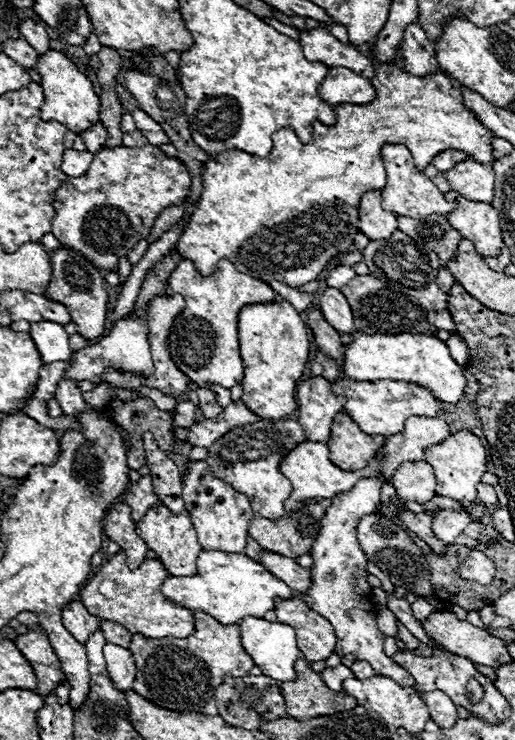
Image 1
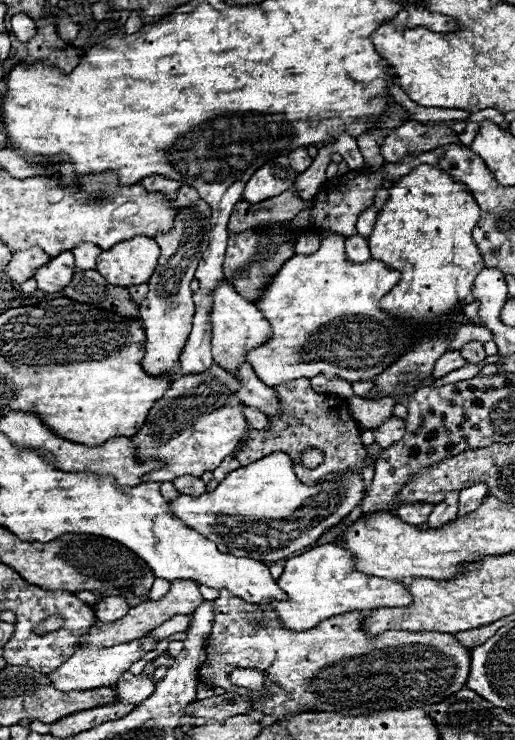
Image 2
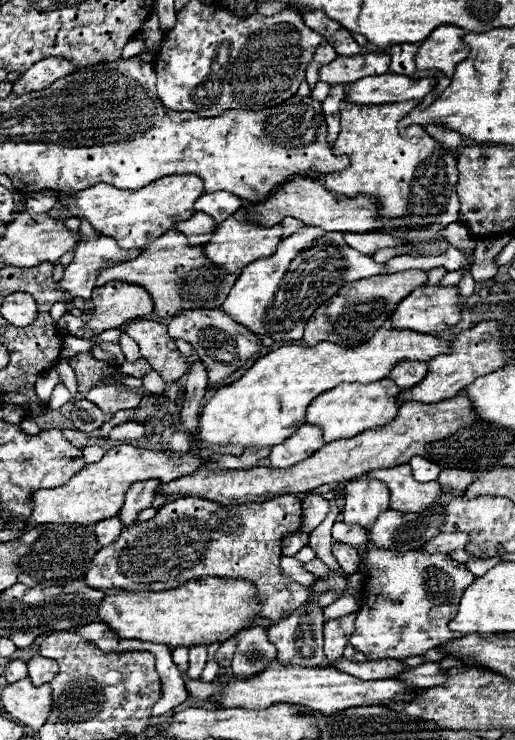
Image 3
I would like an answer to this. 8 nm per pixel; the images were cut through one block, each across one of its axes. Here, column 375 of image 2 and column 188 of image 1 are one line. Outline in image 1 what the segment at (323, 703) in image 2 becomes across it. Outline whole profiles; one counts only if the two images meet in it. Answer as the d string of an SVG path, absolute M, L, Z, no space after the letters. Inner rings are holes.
M202 610L194 612L194 632L188 638L152 640L134 634L128 646L136 660L136 680L132 690L166 710L200 712L226 678L242 678L252 670L254 660L244 652L238 638L238 626L222 626Z

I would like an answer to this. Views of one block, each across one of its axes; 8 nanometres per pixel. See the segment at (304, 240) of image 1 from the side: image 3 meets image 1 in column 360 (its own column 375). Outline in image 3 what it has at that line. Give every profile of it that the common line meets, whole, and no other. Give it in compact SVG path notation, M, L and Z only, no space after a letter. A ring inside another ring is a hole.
M410 100L384 105L342 102L342 130L334 142L334 152L338 156L348 154L352 164L346 170L324 176L324 186L334 194L370 194L382 200L382 216L392 216L392 220L396 220L396 228L384 228L384 234L404 238L414 248L432 242L444 226L458 222L460 214L456 196L456 156L418 124L410 124L404 136L398 132L398 122L421 102Z

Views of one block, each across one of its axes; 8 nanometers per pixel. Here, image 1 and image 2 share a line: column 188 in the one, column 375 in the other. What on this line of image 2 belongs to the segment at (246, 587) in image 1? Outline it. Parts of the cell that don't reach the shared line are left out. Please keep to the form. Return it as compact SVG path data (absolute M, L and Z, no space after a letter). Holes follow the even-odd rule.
M336 544L314 546L304 554L290 558L284 566L284 574L278 580L278 586L288 594L288 600L270 604L280 614L282 624L290 630L310 630L318 626L322 620L328 620L344 612L396 608L410 606L414 602L406 582L376 578L358 572L352 560L354 554Z

